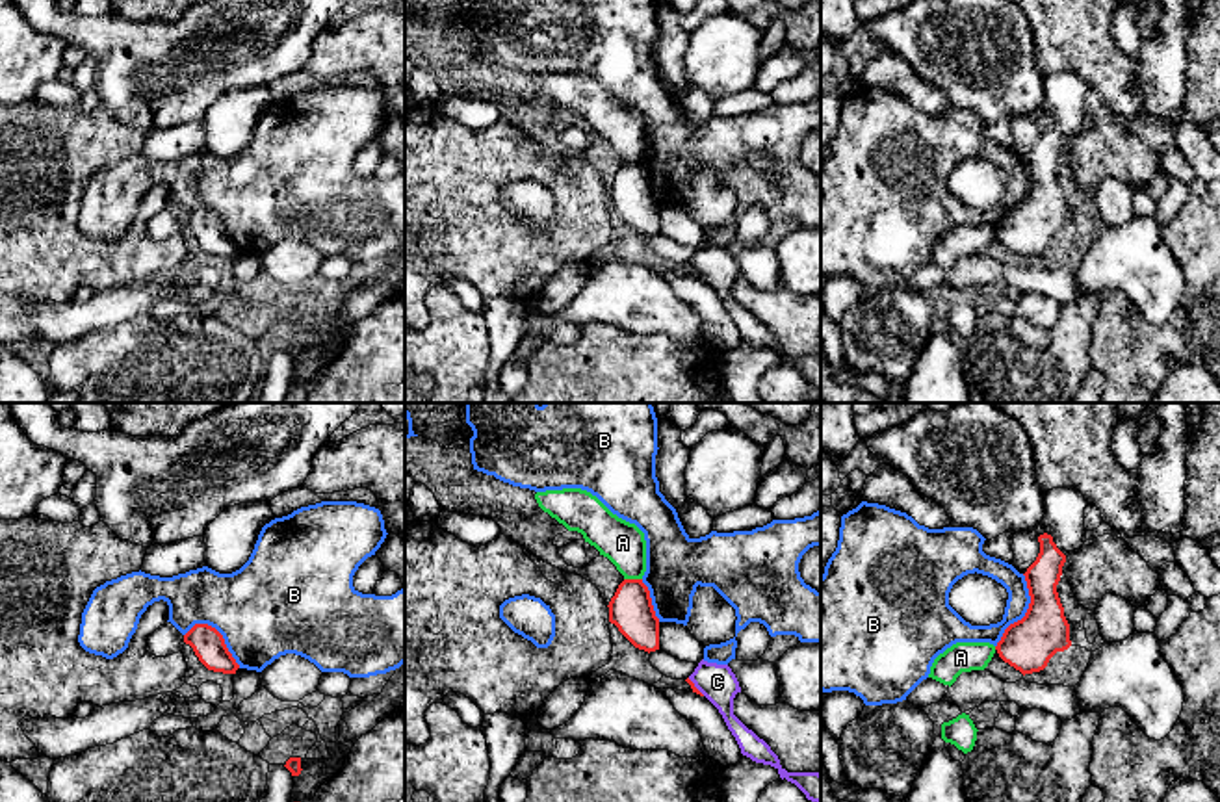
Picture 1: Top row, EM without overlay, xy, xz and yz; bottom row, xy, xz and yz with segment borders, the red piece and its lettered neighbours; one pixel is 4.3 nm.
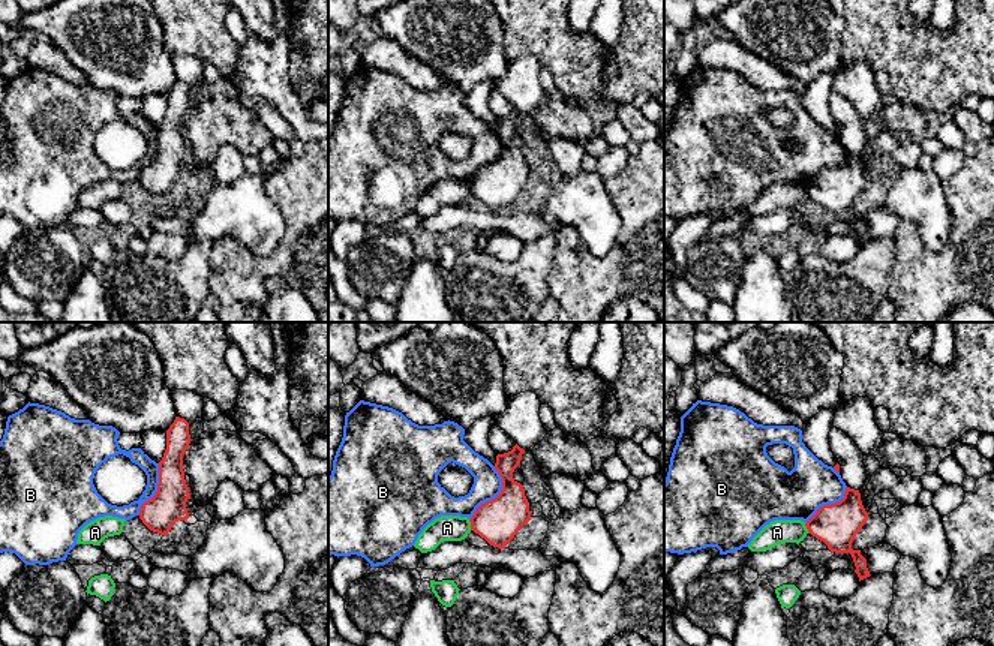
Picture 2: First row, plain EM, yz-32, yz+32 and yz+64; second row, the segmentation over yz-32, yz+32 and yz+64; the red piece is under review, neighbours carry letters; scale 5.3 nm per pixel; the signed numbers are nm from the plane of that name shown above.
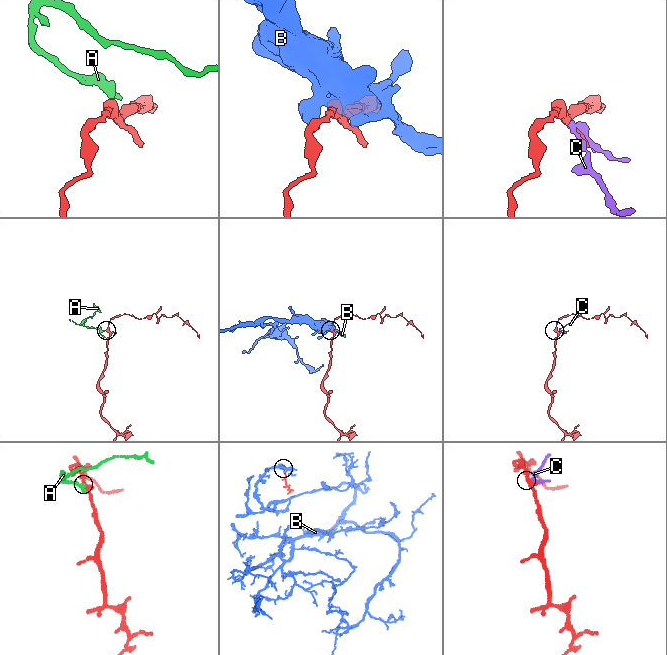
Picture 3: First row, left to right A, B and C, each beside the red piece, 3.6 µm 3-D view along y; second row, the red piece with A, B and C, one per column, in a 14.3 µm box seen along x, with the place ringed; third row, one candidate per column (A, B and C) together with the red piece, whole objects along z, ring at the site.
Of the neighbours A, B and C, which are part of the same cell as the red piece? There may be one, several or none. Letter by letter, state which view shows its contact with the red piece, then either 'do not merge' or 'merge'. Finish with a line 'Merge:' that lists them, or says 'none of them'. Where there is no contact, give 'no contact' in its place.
A: meets red in xz; do not merge
B: meets red in yz; do not merge
C: meets red in xz; do not merge
Merge: none of them

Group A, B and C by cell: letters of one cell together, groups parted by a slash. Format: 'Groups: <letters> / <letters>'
Groups: A / B / C

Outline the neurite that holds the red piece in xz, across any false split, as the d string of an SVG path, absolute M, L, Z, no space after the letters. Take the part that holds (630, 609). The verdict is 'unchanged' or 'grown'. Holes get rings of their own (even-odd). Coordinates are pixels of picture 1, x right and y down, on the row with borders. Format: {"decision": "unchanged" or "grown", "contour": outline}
{"decision": "unchanged", "contour": "M624 579L609 602L609 622L639 650L659 650L659 618L642 579Z"}

